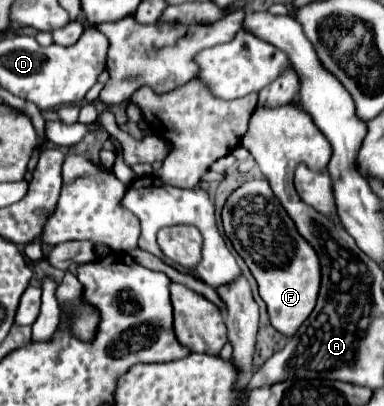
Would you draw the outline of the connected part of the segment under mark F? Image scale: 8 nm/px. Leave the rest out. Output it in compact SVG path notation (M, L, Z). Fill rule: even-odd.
M268 180L244 182L228 196L222 208L222 228L258 282L258 292L268 308L270 324L284 336L296 334L316 306L320 264L314 248L300 238L294 222L274 198Z

